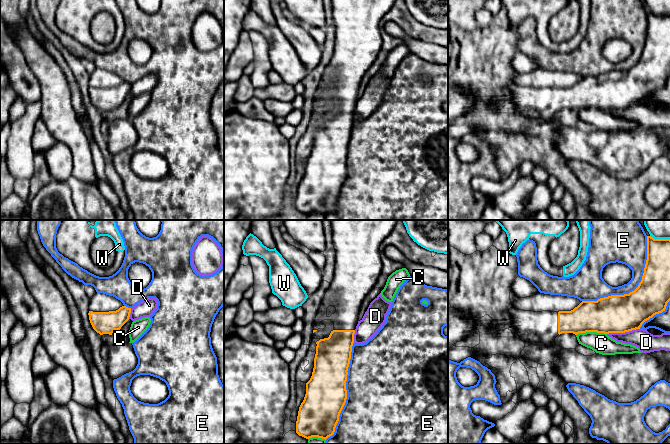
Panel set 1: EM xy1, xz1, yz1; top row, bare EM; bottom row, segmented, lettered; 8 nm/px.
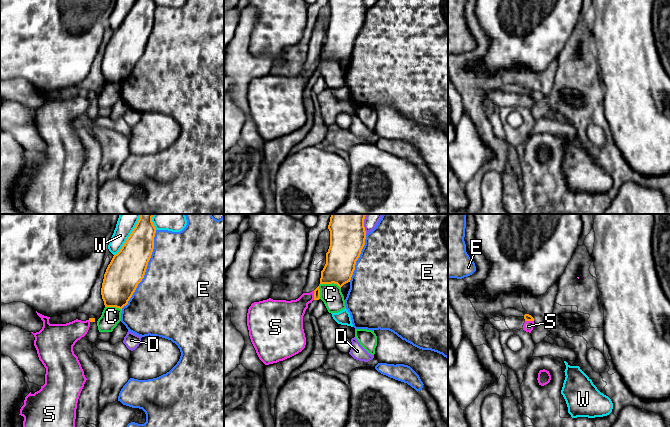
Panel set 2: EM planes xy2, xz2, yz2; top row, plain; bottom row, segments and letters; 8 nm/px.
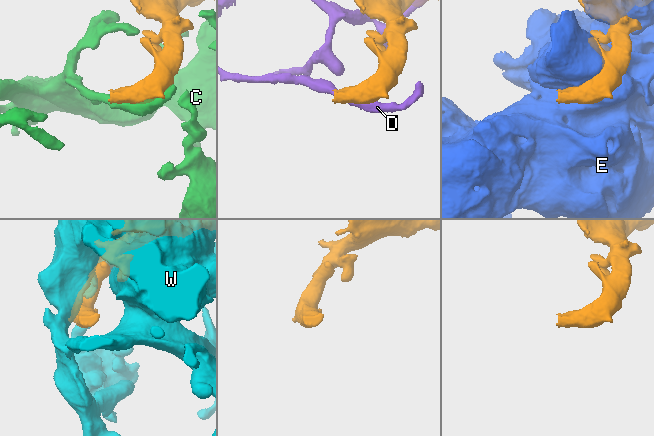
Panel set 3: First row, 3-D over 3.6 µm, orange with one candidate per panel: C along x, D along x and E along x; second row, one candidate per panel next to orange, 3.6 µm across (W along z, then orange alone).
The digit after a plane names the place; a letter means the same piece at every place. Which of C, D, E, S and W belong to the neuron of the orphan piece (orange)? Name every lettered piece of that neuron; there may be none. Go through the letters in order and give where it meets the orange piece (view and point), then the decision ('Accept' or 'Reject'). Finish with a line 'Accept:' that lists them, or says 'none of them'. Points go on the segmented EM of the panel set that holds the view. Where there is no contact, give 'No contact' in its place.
C: Touches orange at yz1 (591, 331). Reject
D: Touches orange at yz1 (623, 332). Reject
E: Touches orange at yz1 (635, 289). Reject
S: Touches orange at xz2 (314, 295). Reject
W: Touches orange at xy2 (130, 235). Reject
Accept: none of them

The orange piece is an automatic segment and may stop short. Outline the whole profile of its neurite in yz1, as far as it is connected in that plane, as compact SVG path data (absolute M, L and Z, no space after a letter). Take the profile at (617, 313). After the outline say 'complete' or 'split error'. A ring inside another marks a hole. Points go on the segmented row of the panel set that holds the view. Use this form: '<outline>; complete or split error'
M647 236L647 260L638 287L624 295L611 295L597 301L582 301L571 311L534 312L510 308L514 329L522 341L534 345L553 347L555 338L562 333L575 335L586 332L625 333L640 329L654 315L665 311L670 301L670 239L654 239Z; split error

